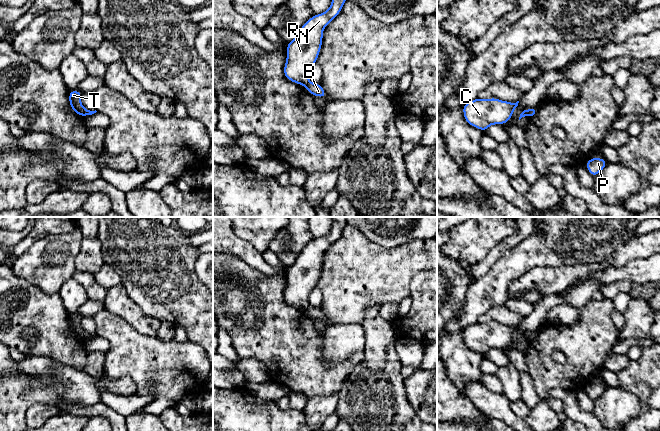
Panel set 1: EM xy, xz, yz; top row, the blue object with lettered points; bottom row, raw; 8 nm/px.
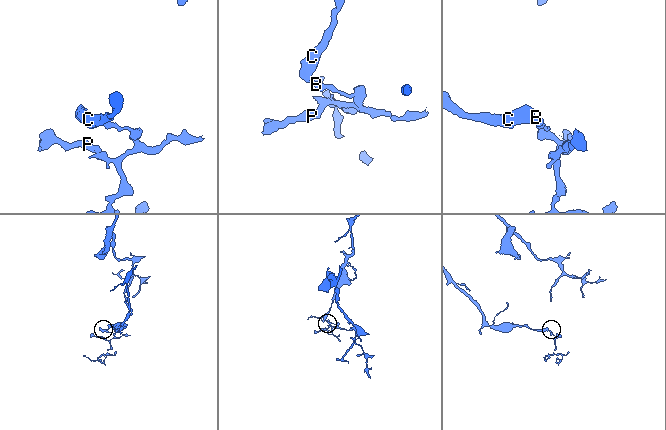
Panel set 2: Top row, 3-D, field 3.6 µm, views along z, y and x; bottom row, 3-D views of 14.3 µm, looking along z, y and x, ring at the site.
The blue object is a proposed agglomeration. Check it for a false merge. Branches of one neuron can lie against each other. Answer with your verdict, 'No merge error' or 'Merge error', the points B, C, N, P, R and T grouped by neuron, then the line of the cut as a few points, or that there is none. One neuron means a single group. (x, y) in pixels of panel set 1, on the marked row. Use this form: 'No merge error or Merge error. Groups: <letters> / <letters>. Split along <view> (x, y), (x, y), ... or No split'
Merge error. Groups: B P / C N R T. Split along xz (309, 81), (305, 85)

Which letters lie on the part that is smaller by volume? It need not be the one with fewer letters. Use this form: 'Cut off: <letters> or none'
Cut off: B, P

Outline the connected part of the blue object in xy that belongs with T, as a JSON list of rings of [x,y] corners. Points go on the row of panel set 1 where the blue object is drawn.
[[[79,90],[69,92],[69,104],[71,109],[78,115],[85,117],[84,107],[81,103],[81,93]]]

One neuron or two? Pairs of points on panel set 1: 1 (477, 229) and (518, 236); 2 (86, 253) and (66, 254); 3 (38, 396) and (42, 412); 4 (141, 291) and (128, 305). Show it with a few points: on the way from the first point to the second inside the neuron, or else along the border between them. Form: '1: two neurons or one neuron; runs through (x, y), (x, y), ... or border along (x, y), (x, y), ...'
1: two neurons; border along (517, 227), (511, 235), (504, 238), (492, 249)
2: two neurons; border along (84, 237), (75, 258), (75, 268)
3: two neurons; border along (62, 411), (52, 405), (34, 403), (25, 420)
4: two neurons; border along (121, 283), (126, 293), (149, 317)

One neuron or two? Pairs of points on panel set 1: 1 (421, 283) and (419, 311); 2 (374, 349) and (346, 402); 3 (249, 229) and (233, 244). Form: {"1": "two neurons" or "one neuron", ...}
{"1": "one neuron", "2": "one neuron", "3": "two neurons"}

